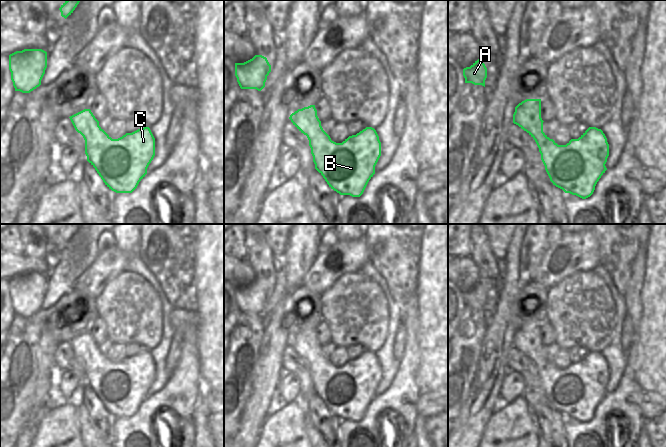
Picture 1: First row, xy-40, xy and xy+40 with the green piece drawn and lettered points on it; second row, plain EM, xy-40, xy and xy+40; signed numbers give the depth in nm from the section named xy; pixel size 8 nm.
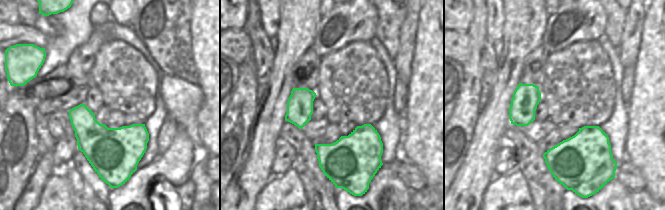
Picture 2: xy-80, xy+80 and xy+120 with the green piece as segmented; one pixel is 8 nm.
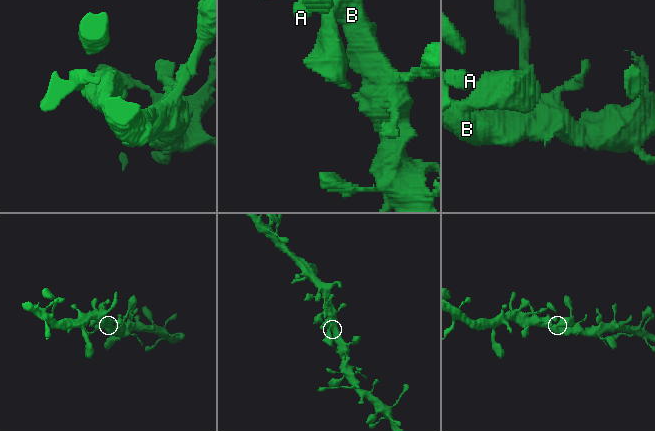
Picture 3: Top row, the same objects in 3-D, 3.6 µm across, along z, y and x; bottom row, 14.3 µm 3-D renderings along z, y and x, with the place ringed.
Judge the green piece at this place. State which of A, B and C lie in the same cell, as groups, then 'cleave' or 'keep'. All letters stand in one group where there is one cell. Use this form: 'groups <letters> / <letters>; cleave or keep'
groups A B C; keep

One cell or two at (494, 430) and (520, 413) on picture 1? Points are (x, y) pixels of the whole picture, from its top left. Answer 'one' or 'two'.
one

